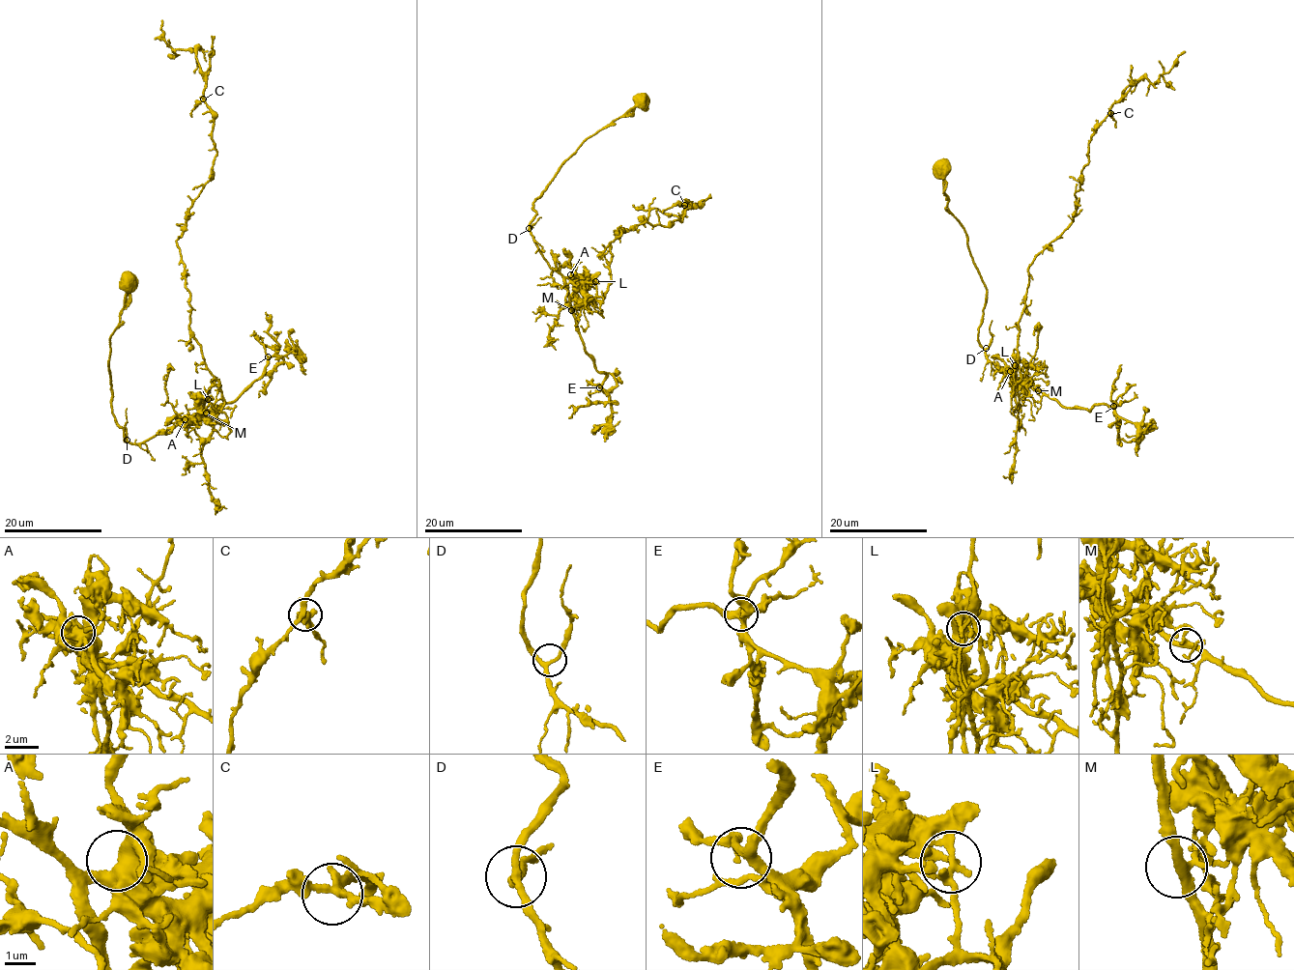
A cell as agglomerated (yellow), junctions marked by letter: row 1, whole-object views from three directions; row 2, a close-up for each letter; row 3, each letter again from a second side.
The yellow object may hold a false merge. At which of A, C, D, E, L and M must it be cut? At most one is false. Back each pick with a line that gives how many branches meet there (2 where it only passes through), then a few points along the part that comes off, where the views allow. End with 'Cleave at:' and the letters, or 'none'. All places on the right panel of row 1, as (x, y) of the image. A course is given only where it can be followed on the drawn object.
L: branches 3; course (1015, 365), (1016, 384), (1028, 268), (1073, 221), (1095, 126), (1126, 87), (1136, 79), (1154, 83), (1186, 51)
Cleave at: L

